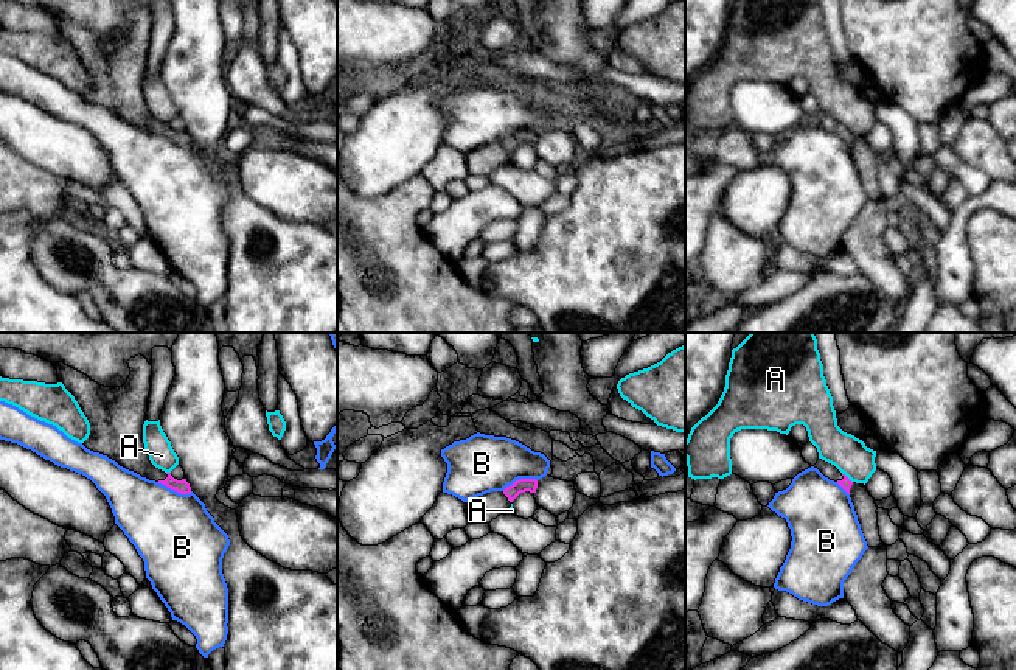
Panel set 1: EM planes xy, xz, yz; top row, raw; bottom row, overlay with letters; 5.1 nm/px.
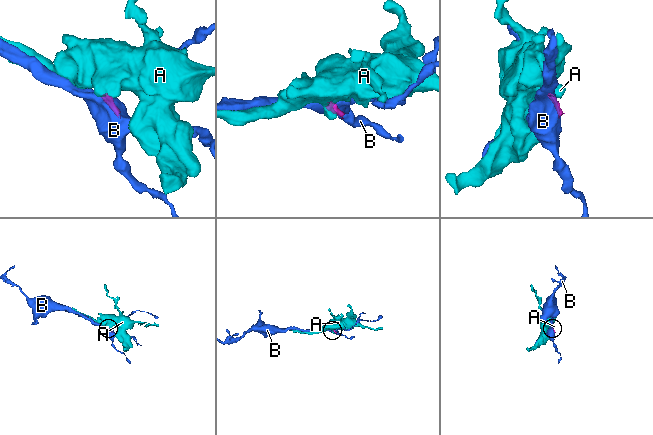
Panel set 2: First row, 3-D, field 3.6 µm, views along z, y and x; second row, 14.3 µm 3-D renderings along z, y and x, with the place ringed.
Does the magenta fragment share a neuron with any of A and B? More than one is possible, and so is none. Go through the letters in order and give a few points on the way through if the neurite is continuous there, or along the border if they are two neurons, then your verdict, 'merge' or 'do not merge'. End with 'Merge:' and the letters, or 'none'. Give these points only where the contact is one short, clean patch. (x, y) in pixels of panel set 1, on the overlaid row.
A: along yz (842, 473), (852, 482) | do not merge
B: do not merge
Merge: none

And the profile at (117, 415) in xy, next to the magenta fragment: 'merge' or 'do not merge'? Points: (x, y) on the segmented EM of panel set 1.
merge

